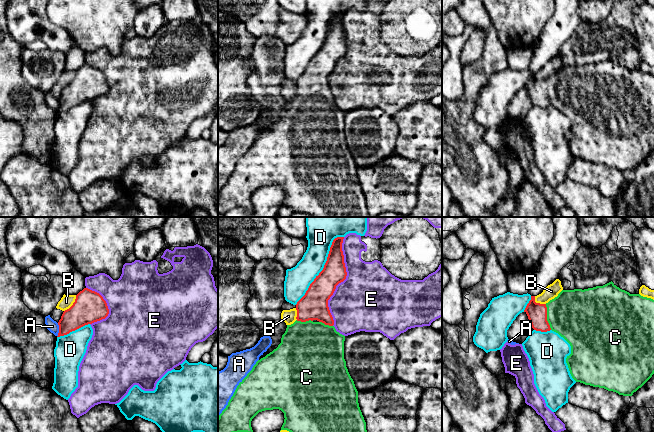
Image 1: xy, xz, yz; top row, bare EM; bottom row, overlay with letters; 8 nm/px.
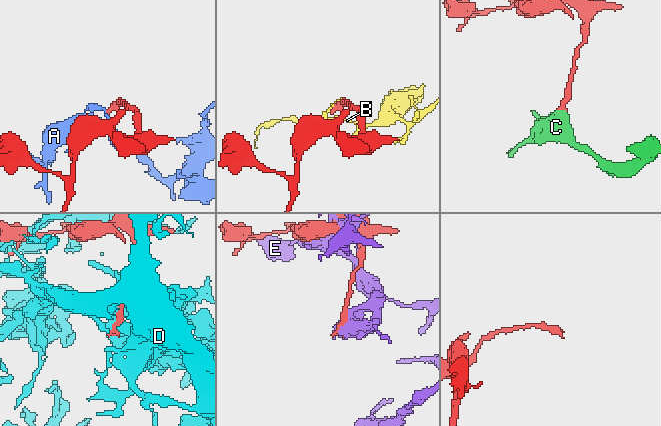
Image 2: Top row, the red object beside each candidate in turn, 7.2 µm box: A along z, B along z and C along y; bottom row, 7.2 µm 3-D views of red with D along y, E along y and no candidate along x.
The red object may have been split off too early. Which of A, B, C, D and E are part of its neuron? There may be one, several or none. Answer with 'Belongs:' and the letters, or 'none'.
Belongs: C

